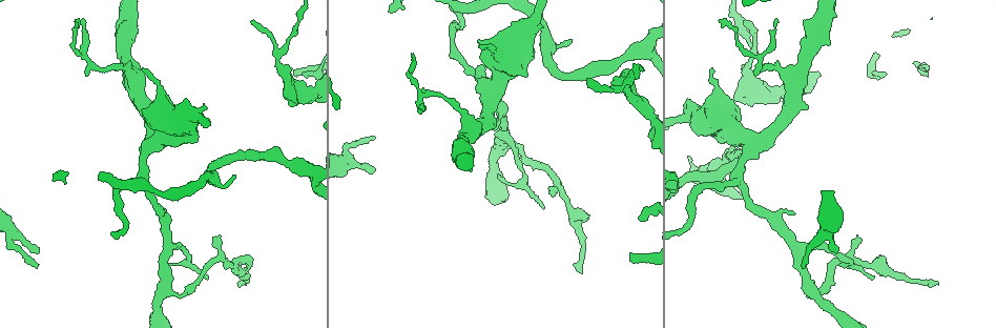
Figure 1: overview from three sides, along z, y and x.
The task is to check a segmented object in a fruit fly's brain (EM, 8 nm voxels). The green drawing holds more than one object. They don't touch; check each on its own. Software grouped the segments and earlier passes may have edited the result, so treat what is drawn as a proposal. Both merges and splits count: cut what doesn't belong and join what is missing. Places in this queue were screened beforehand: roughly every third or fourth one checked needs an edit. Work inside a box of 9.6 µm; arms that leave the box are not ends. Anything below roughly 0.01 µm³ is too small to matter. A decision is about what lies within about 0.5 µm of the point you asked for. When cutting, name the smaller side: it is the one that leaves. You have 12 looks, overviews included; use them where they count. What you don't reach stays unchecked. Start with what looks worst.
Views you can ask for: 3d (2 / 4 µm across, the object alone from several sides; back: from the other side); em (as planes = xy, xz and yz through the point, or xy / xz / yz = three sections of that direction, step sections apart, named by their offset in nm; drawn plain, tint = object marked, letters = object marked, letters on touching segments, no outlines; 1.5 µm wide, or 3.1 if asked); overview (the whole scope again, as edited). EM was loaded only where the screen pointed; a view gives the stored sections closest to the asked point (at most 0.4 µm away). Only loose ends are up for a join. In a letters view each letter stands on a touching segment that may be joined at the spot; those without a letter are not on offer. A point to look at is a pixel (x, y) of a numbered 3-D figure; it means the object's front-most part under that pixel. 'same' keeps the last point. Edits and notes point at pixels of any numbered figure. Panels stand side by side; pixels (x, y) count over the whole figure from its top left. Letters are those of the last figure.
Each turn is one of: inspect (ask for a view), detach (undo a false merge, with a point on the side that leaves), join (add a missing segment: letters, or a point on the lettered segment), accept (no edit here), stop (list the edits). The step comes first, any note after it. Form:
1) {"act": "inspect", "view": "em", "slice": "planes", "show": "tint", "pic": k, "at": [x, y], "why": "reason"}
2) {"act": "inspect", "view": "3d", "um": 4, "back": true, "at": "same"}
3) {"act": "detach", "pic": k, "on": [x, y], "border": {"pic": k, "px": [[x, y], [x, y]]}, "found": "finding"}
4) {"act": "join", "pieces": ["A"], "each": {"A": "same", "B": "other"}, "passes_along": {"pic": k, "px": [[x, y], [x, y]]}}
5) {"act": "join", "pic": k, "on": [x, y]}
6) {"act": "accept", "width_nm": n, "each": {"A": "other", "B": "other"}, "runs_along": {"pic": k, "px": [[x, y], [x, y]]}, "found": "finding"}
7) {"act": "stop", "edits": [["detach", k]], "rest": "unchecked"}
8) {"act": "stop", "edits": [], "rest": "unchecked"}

{"act": "inspect", "view": "em", "slice": "planes", "show": "letters", "pic": 1, "at": [37, 268], "why": "free end"}

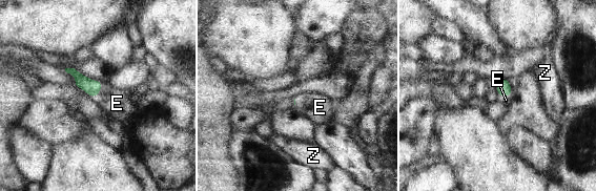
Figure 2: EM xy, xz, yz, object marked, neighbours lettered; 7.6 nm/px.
{"act": "join", "pieces": ["E"], "longest_contact_nm": ["E", 140], "each": {"E": "same", "Z": "other"}, "passes_along": {"pic": 2, "px": [[93, 87], [99, 91], [117, 103]]}, "found": "it goes on there"}

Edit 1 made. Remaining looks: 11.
{"act": "inspect", "view": "overview", "why": "see it whole again"}

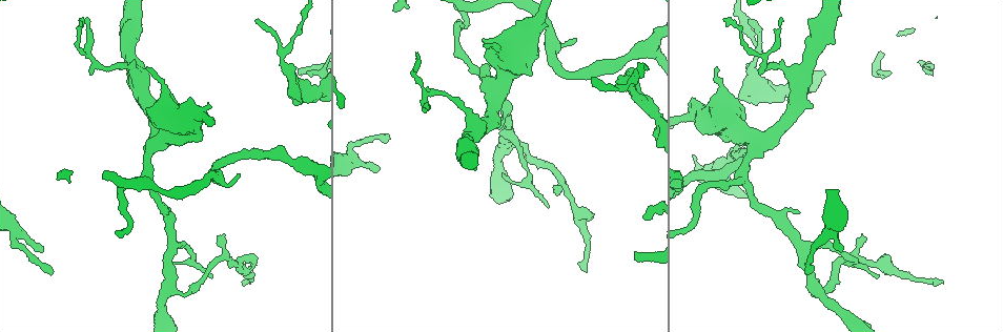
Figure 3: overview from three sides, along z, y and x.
{"act": "inspect", "view": "3d", "um": 2, "back": true, "pic": 3, "at": [636, 253], "why": "free end"}

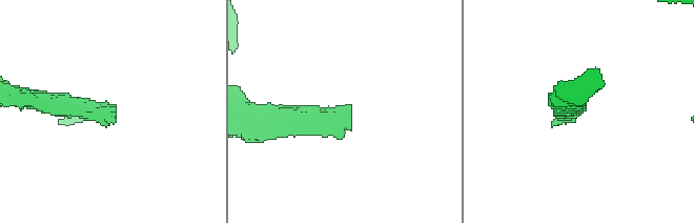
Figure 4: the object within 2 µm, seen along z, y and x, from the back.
{"act": "inspect", "view": "em", "slice": "xy", "step": 4, "show": "letters", "pic": 4, "at": [113, 108]}

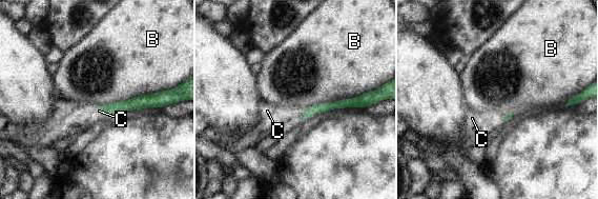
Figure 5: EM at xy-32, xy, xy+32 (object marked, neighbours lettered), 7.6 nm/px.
{"act": "inspect", "view": "em", "slice": "planes", "show": "letters", "at": "same"}

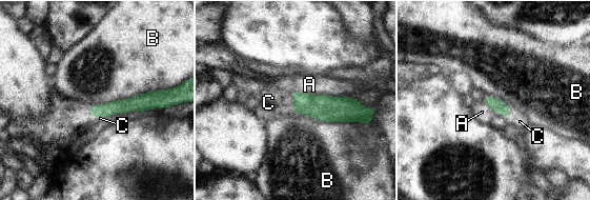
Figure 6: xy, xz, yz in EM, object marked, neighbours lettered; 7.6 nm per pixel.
{"act": "join", "pieces": ["C"], "longest_contact_nm": ["B", 550], "each": {"A": "other", "B": "other", "C": "same"}, "passes_along": {"pic": 6, "px": [[323, 107], [292, 101], [268, 102]]}, "found": "the neuron continues"}

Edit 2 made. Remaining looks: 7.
{"act": "inspect", "view": "overview"}

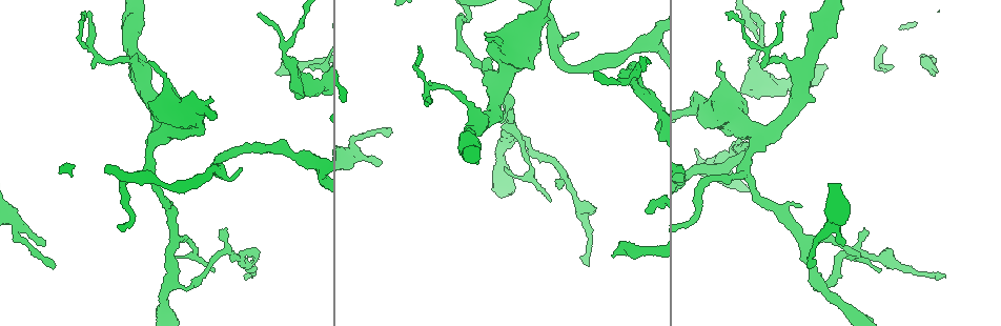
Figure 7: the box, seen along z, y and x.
{"act": "inspect", "view": "em", "slice": "yz", "step": 4, "show": "letters", "pic": 7, "at": [945, 277], "why": "thin end"}

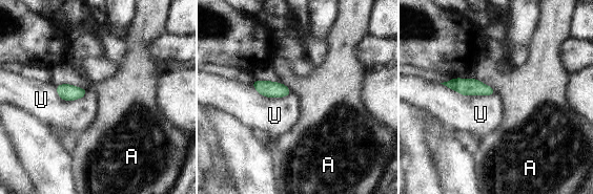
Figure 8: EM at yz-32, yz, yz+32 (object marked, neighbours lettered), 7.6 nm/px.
{"act": "accept", "each": {"A": "other", "U": "other"}, "runs_along": {"pic": 8, "px": [[448, 84], [471, 86], [491, 91]]}, "found": "none of them fits"}

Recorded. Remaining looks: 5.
{"act": "inspect", "view": "em", "slice": "planes", "show": "letters", "pic": 7, "at": [769, 49], "why": "arms part here"}

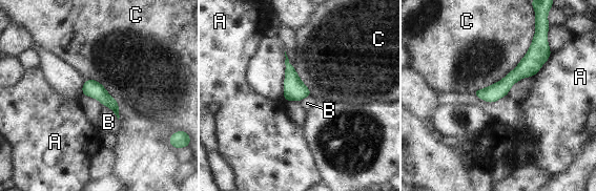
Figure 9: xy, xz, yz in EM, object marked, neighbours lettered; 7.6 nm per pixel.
{"act": "accept", "width_nm": 130, "each": {"A": "other", "B": "other", "C": "other"}, "found": "all the same neuron"}

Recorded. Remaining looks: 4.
{"act": "inspect", "view": "3d", "um": 4, "back": true, "pic": 7, "at": [467, 16], "why": "sharp bend"}

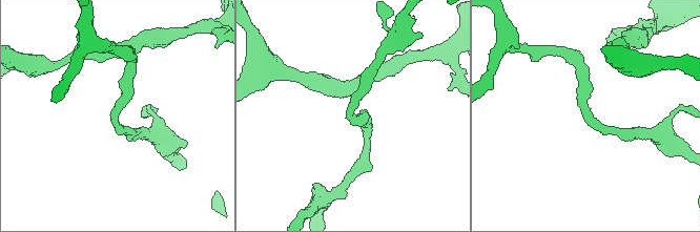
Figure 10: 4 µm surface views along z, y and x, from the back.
{"act": "inspect", "view": "em", "slice": "planes", "show": "plain", "pic": 10, "at": [114, 114], "arm_widths_nm": [190, 220], "why": "now the EM"}

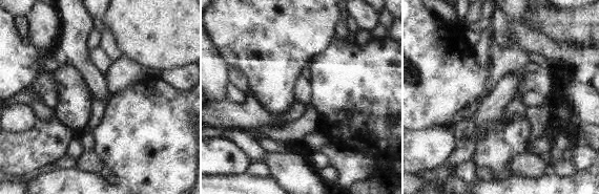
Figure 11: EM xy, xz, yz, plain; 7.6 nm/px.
{"act": "inspect", "view": "em", "slice": "planes", "show": "letters", "at": "same", "why": "see the neighbours"}

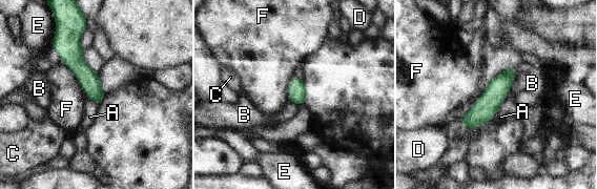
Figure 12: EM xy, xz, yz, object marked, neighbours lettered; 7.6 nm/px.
{"act": "accept", "width_nm": 140, "each": {"A": "other", "B": "other", "C": "other", "D": "other", "E": "other", "F": "other"}, "border": {"pic": 12, "px": [[517, 72], [509, 93], [498, 108]]}, "found": "continuous, no second neuron"}

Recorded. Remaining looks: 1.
{"act": "stop", "edits": [["join", 2], ["join", 6]], "rest": "unchecked"}

